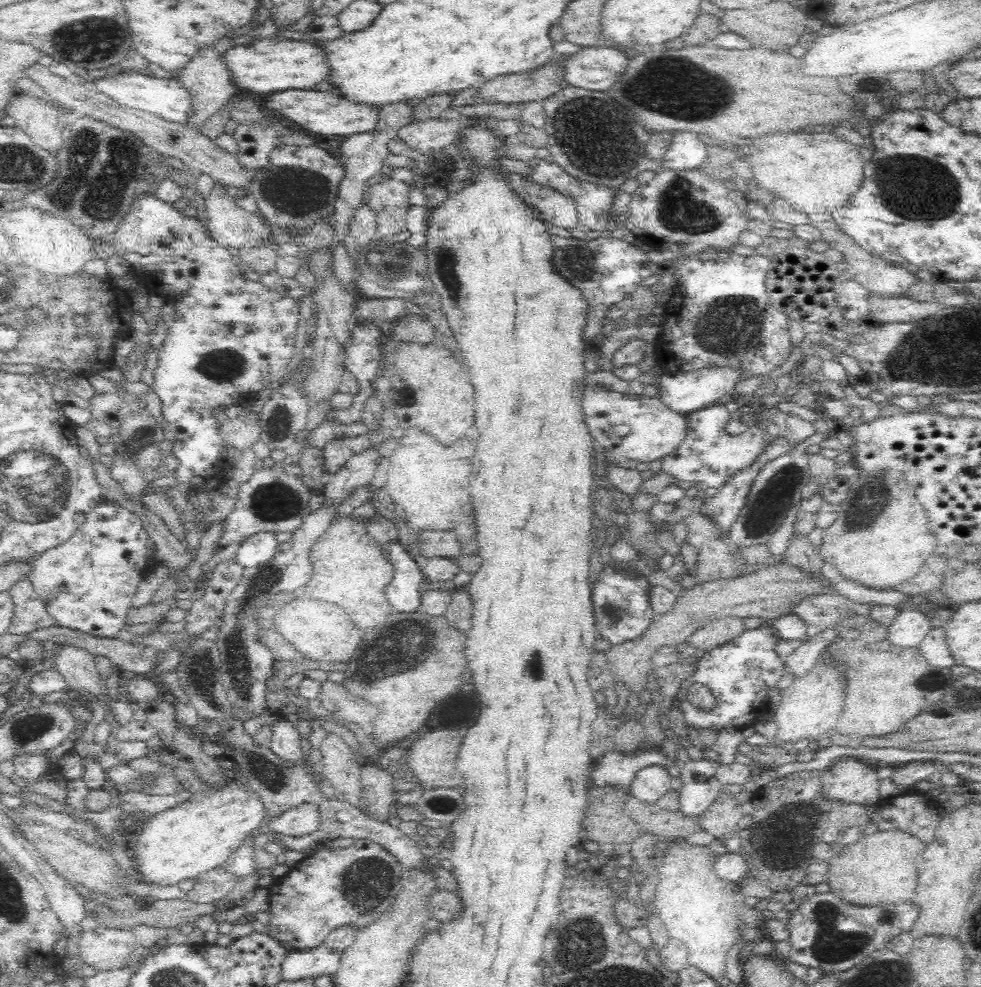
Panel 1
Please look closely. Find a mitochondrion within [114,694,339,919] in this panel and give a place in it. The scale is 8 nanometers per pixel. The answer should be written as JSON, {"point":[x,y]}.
{"point":[271,774]}

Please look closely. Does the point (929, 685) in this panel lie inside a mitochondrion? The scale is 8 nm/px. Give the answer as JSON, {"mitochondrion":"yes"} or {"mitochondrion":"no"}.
{"mitochondrion":"yes"}

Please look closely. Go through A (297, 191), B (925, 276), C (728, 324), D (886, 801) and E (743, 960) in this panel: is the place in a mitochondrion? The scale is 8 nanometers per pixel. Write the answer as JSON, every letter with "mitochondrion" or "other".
{"A":"mitochondrion","B":"other","C":"mitochondrion","D":"other","E":"other"}

